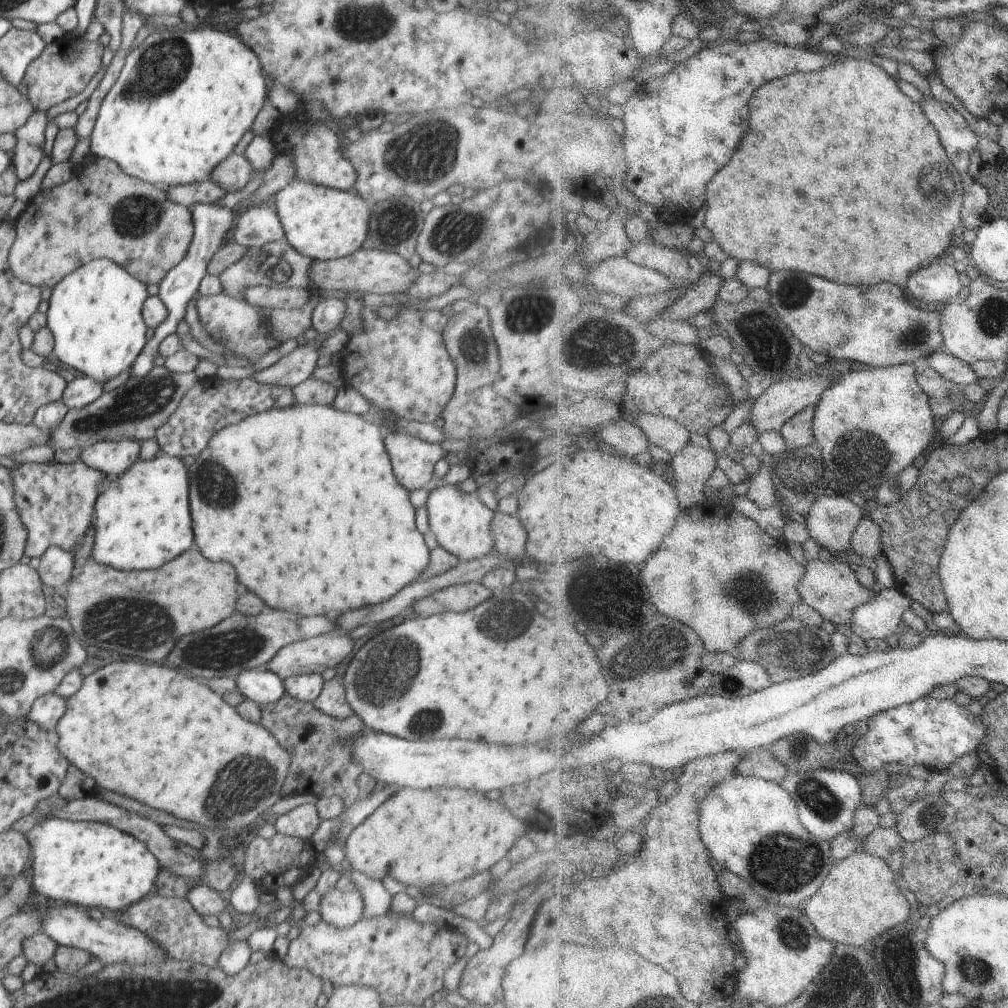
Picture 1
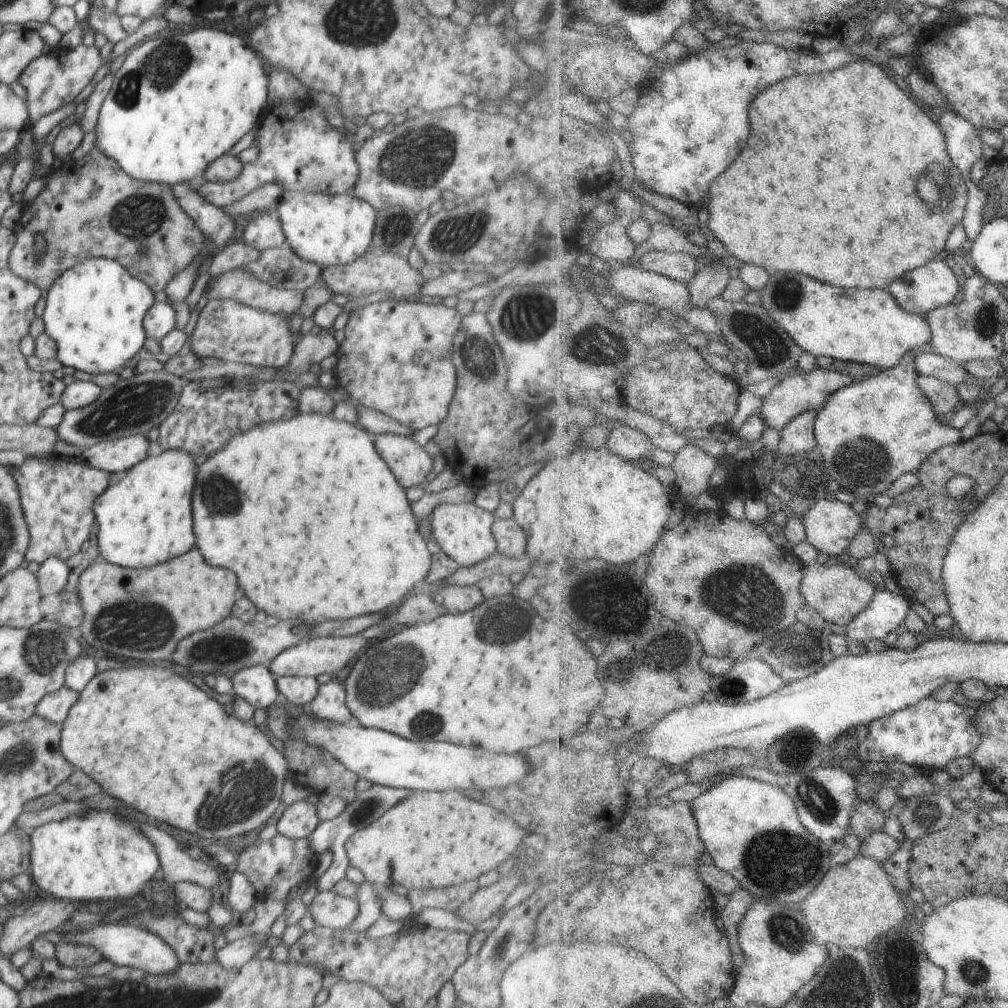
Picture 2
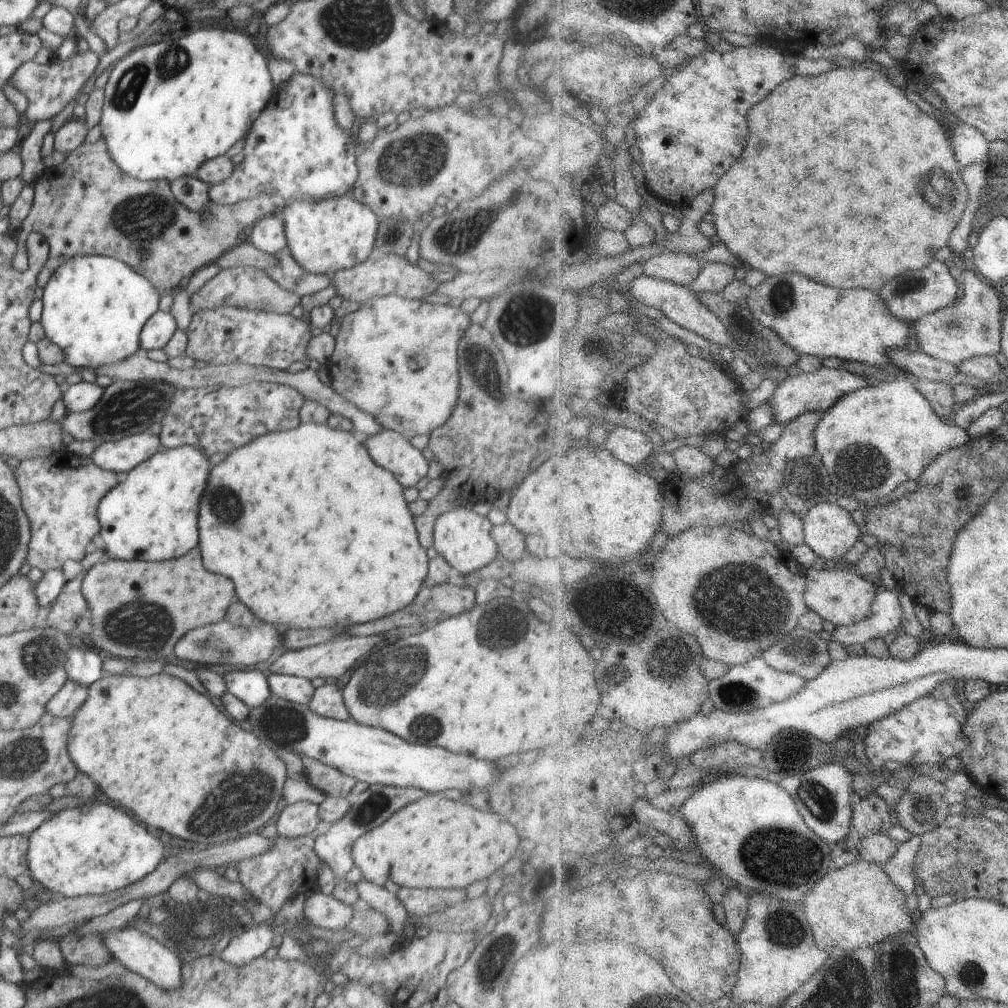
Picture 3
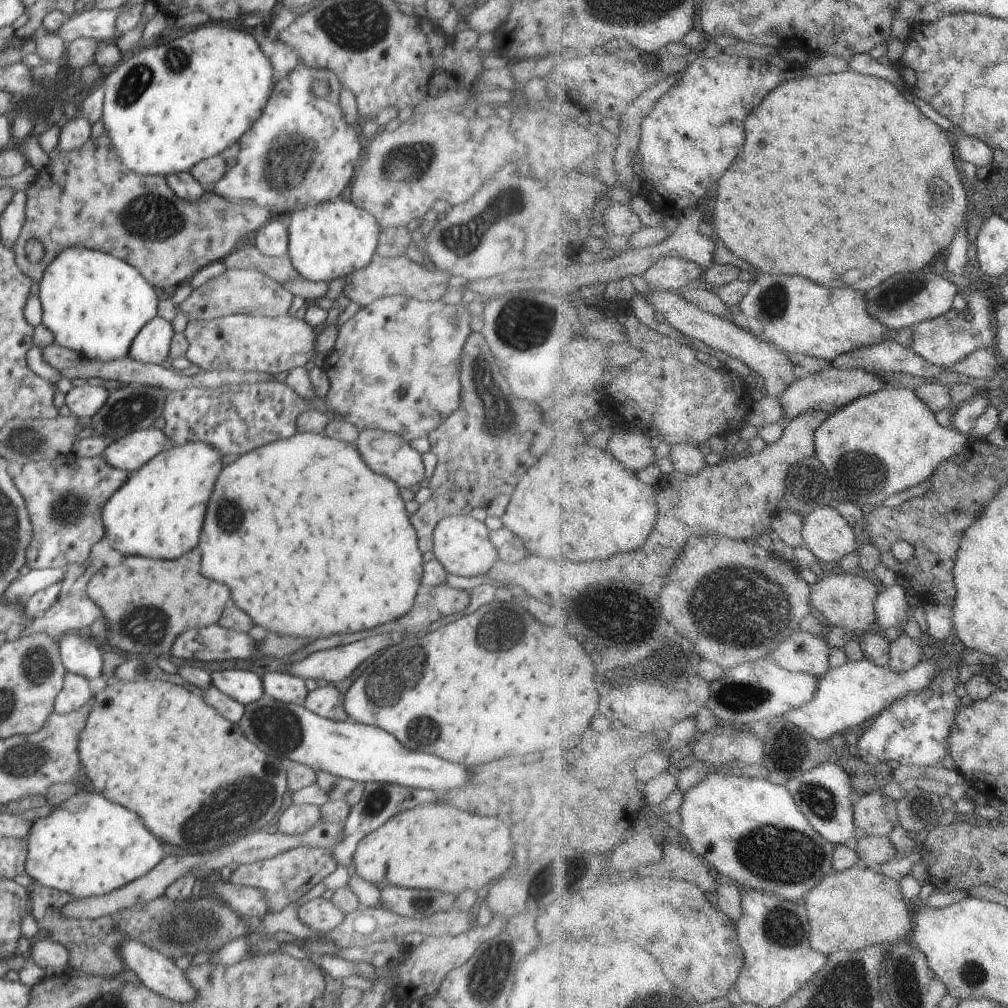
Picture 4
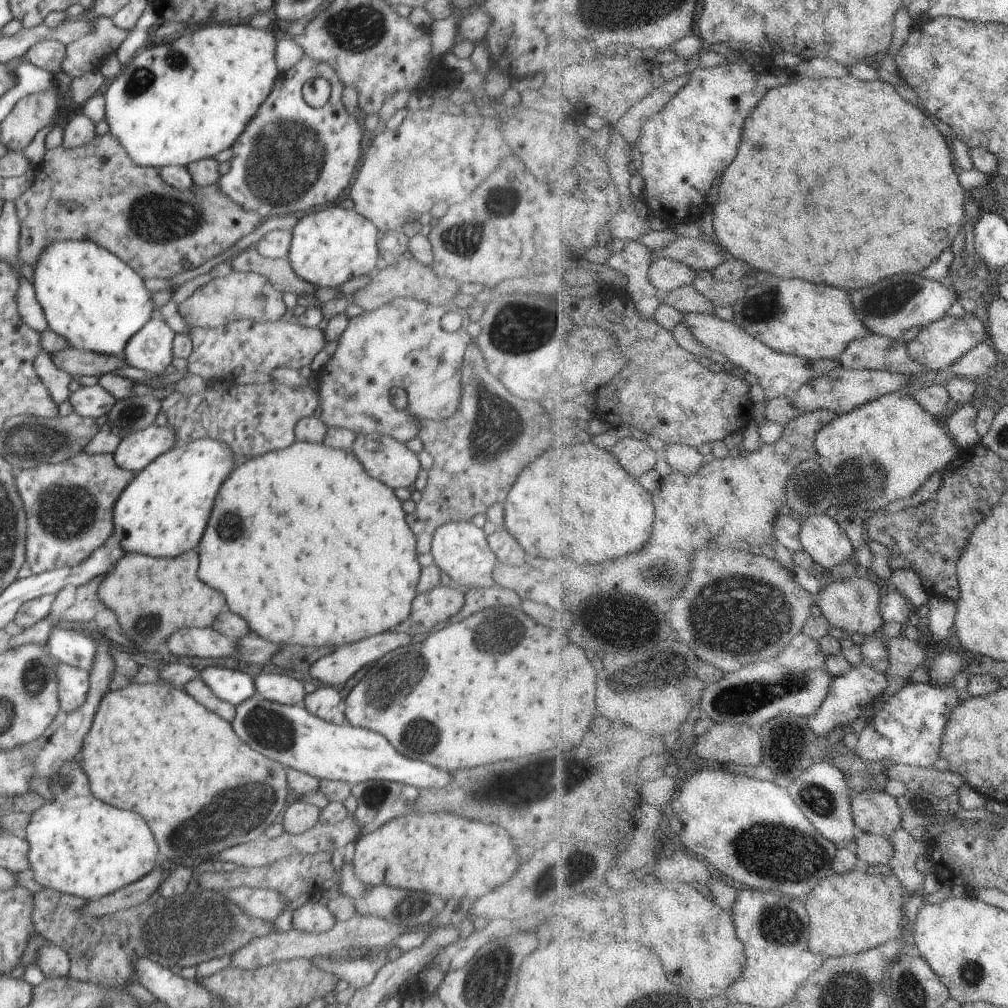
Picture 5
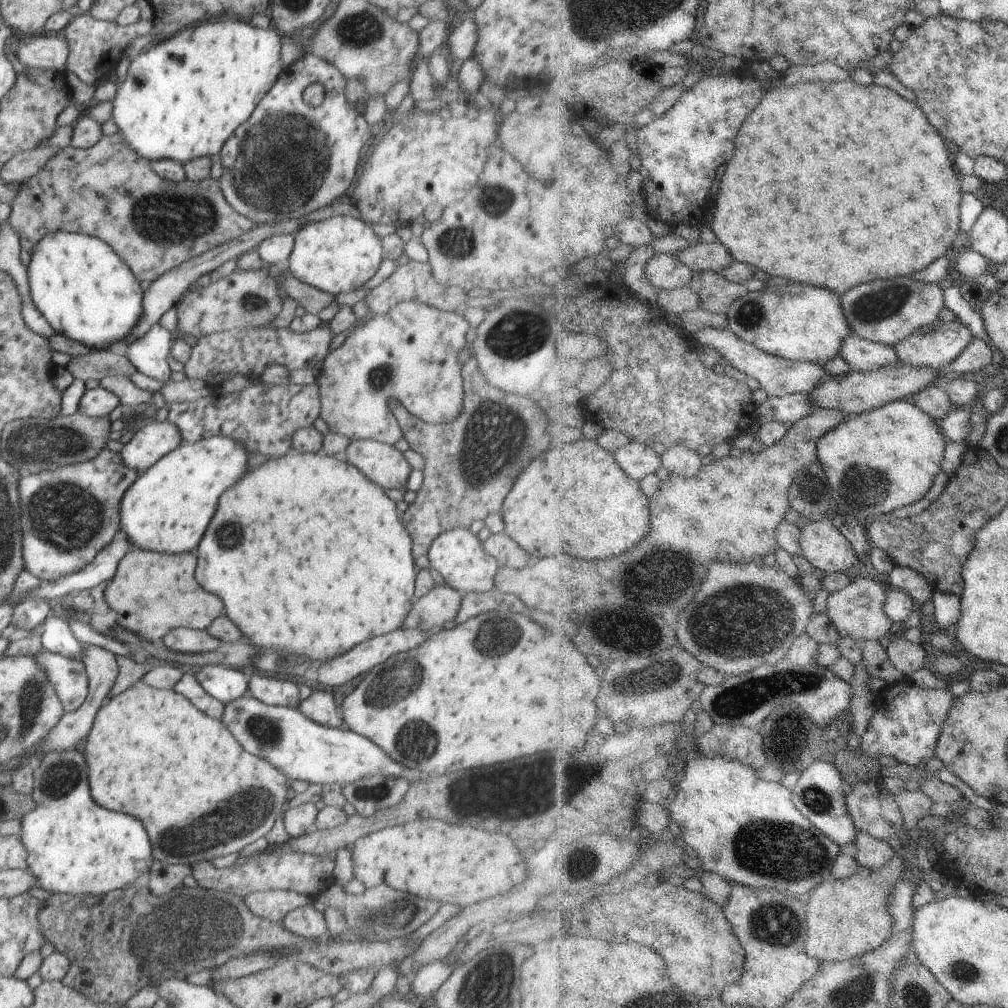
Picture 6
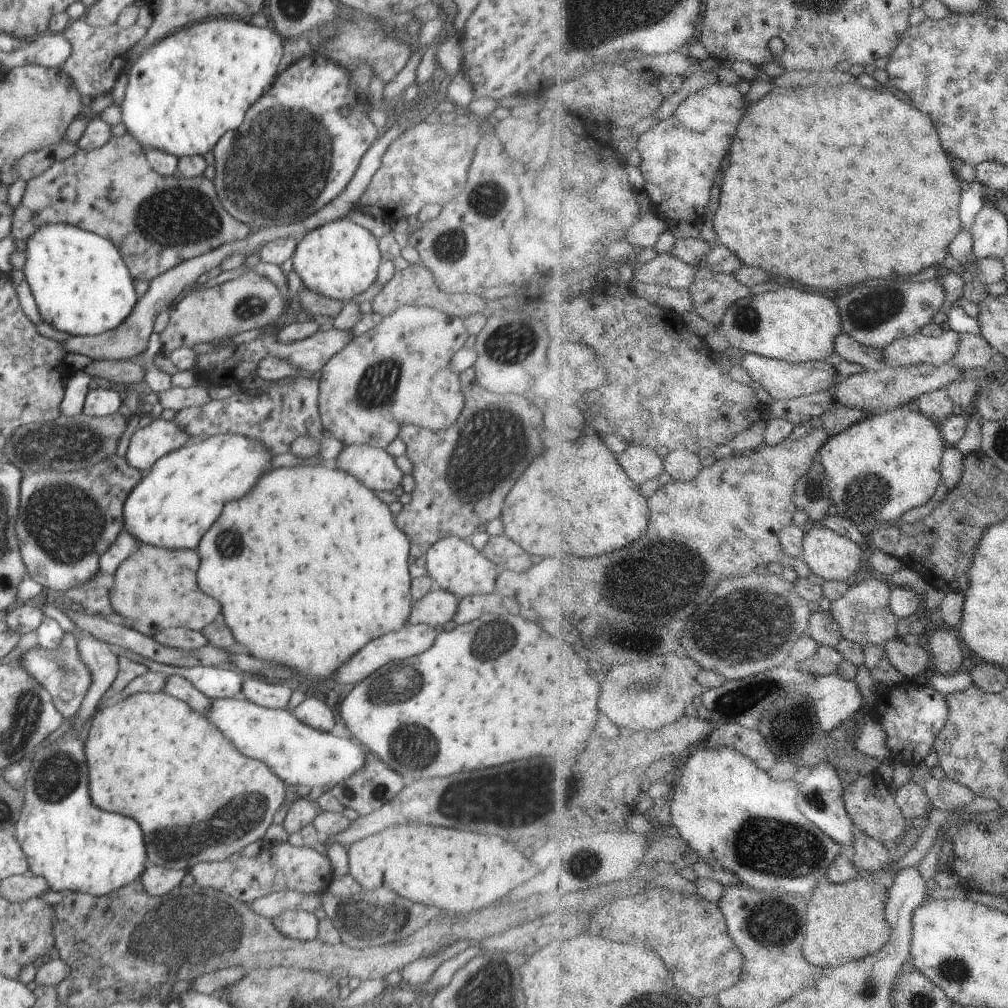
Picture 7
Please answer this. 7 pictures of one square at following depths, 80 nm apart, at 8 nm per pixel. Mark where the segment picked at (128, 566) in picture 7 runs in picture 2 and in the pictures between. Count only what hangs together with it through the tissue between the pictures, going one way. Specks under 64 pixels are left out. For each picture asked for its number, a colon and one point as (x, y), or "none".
2: (143, 614)
3: (139, 609)
4: (146, 603)
5: (152, 597)
6: (153, 592)

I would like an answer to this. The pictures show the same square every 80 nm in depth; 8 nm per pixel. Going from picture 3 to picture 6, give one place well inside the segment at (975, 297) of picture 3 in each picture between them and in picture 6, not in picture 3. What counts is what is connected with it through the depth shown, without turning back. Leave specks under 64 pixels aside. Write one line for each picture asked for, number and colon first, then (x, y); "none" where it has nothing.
4: (949, 339)
5: (940, 345)
6: (941, 348)

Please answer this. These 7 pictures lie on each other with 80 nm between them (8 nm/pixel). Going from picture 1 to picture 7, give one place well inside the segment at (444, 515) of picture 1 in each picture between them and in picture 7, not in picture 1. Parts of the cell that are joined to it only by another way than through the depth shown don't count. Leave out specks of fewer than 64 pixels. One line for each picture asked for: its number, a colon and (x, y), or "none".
2: (463, 531)
3: (462, 537)
4: (461, 544)
5: (459, 549)
6: (458, 555)
7: (454, 564)

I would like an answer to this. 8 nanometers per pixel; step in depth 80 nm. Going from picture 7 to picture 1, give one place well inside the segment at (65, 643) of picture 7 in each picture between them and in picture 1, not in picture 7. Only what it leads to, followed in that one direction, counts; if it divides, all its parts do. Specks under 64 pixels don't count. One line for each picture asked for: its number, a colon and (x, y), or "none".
1: (46, 711)
2: (55, 706)
3: (66, 702)
4: (76, 691)
5: (73, 683)
6: (67, 675)

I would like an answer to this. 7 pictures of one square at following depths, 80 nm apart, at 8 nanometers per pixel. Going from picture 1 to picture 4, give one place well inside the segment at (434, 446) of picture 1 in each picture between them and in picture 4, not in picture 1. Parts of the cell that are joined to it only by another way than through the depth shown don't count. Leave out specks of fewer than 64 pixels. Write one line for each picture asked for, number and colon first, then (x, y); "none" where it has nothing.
2: (409, 462)
3: (388, 449)
4: (389, 455)

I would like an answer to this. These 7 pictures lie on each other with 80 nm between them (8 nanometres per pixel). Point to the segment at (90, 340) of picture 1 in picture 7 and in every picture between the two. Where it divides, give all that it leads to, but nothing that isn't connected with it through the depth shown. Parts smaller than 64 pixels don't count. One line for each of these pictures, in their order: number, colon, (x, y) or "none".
2: (94, 312)
3: (94, 306)
4: (94, 304)
5: (93, 299)
6: (86, 292)
7: (81, 285)

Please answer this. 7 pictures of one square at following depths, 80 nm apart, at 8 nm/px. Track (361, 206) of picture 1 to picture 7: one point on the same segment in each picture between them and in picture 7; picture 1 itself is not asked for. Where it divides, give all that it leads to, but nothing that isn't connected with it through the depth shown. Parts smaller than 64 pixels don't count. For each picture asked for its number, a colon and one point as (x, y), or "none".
2: (328, 230)
3: (324, 236)
4: (334, 239)
5: (330, 245)
6: (340, 254)
7: (339, 260)

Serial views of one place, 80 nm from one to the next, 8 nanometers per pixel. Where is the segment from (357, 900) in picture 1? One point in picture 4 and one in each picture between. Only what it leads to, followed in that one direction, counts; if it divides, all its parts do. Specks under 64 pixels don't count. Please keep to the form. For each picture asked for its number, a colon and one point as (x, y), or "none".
2: (330, 910)
3: (324, 911)
4: (319, 914)

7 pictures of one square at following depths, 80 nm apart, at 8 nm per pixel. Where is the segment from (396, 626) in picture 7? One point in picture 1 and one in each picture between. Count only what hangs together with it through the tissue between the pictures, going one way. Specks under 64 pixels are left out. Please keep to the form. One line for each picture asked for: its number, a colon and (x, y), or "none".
1: (317, 524)
2: (312, 499)
3: (320, 513)
4: (310, 503)
5: (352, 570)
6: (350, 573)

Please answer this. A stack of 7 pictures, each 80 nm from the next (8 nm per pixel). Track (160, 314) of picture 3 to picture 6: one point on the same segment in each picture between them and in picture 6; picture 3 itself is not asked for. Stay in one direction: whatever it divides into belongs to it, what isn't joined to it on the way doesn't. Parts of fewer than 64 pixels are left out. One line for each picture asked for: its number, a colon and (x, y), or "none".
4: (151, 346)
5: (151, 349)
6: (148, 354)

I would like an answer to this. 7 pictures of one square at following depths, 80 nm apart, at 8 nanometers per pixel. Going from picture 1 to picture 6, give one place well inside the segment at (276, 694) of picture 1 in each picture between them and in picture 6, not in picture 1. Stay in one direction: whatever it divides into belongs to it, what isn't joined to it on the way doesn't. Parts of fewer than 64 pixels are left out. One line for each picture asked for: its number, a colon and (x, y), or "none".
2: (256, 684)
3: (251, 687)
4: (243, 686)
5: (233, 686)
6: (225, 684)

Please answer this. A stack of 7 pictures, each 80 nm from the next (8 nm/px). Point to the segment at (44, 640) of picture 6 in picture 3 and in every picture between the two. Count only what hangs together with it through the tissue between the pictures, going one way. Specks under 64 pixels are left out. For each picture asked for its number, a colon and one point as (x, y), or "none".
3: (83, 664)
4: (79, 655)
5: (67, 645)

